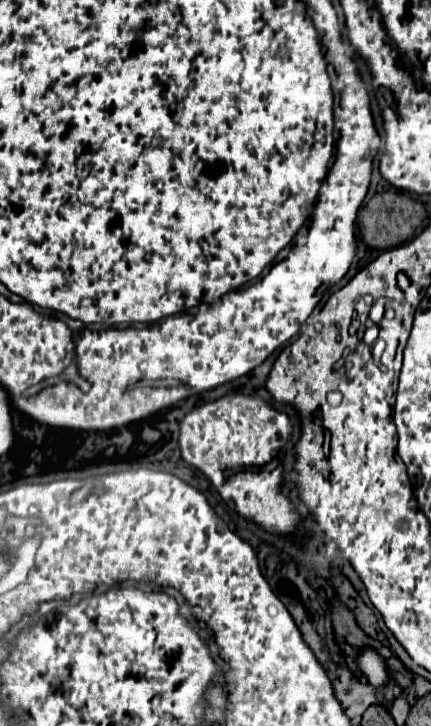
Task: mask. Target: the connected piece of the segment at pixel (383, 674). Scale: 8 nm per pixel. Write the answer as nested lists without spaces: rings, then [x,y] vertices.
[[[371,648],[363,650],[357,664],[359,664],[359,670],[365,674],[365,678],[369,680],[371,686],[379,688],[379,686],[387,684],[387,680],[389,680],[387,666],[385,666],[383,658],[375,650],[371,650]]]

